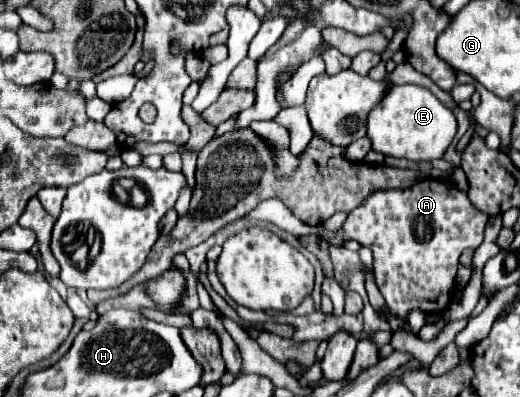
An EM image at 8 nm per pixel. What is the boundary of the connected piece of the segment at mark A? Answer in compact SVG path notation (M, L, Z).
M423 179L411 189L381 191L369 197L355 213L349 213L339 231L327 231L323 225L307 225L293 213L283 209L283 203L263 201L263 205L245 215L253 221L271 221L277 227L293 235L319 235L331 245L345 245L347 241L359 241L373 251L375 281L381 295L387 301L391 313L401 319L411 309L425 313L443 313L451 303L455 289L455 273L459 255L463 249L477 249L483 243L483 233L489 217L475 209L467 193L459 191L451 181Z

